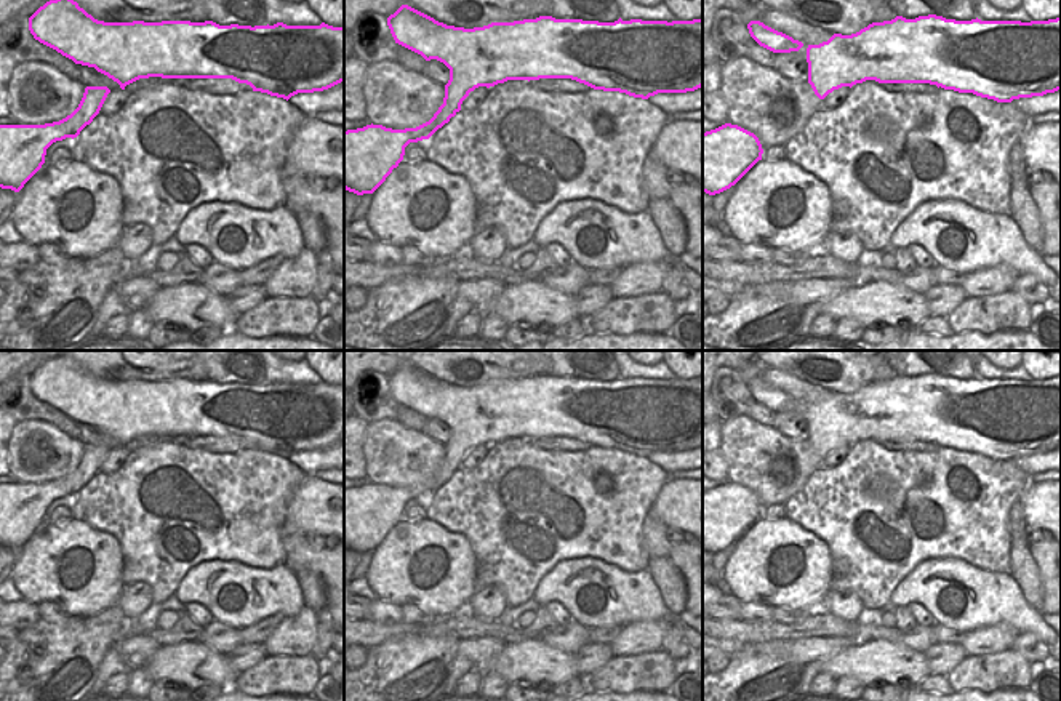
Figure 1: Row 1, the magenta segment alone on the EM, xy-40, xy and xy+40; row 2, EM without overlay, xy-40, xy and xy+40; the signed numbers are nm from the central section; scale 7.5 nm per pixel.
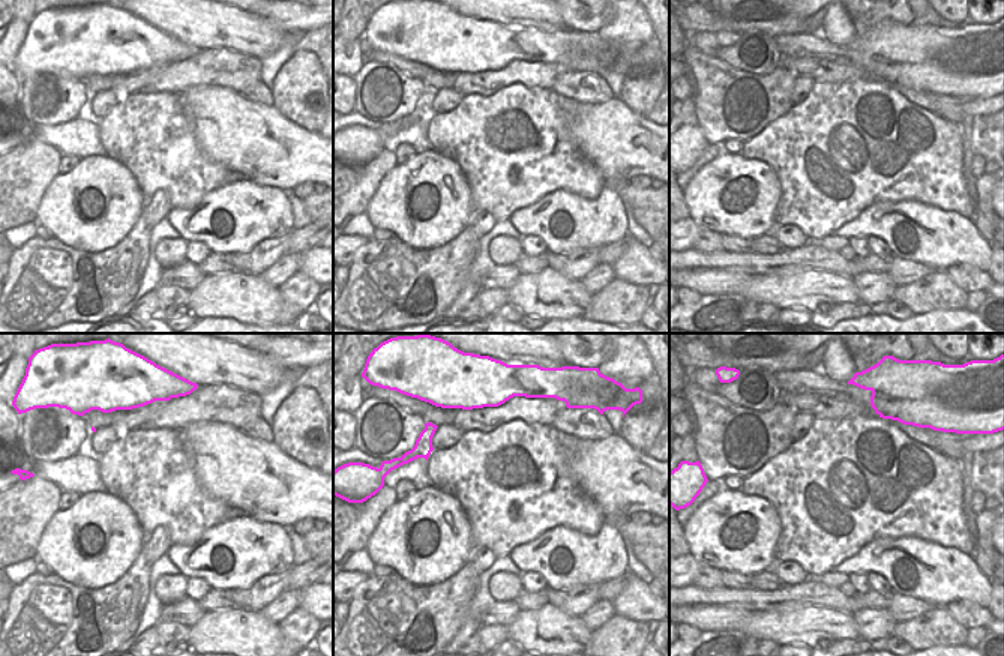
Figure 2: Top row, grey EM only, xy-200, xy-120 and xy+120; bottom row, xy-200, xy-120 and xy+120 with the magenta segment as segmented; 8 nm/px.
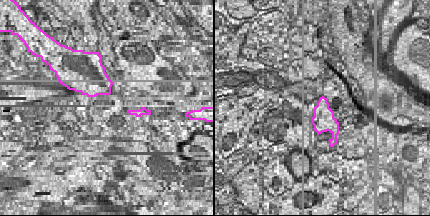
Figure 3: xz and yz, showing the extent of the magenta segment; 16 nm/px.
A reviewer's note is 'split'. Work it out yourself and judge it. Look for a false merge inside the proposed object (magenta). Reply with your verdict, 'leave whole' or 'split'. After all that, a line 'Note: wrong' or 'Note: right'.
leave whole
Note: wrong

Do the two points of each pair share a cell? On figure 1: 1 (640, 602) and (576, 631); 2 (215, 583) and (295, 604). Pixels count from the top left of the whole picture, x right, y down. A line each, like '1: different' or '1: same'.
1: different
2: same

